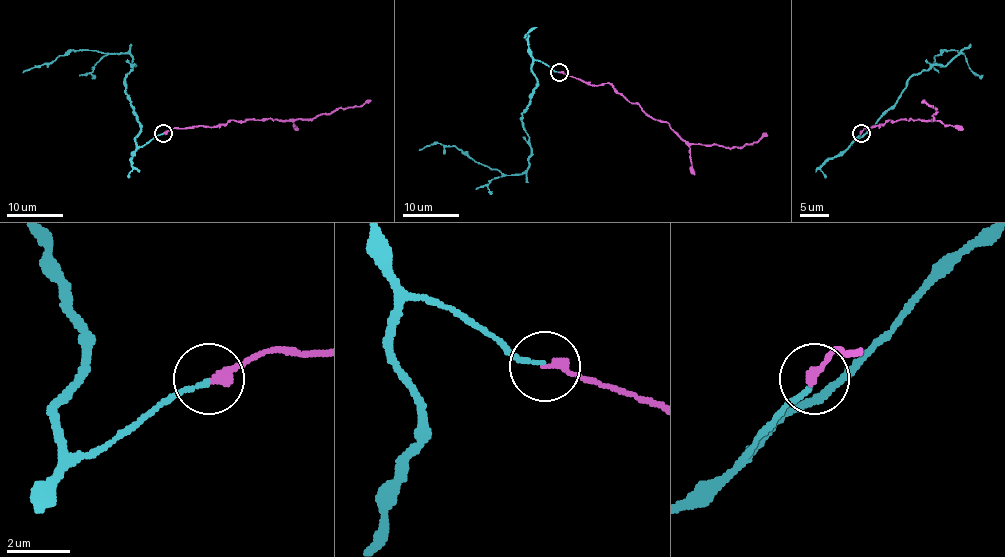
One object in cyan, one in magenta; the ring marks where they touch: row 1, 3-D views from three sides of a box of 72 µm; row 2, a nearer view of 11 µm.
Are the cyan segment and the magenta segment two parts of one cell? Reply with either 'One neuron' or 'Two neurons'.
One neuron

